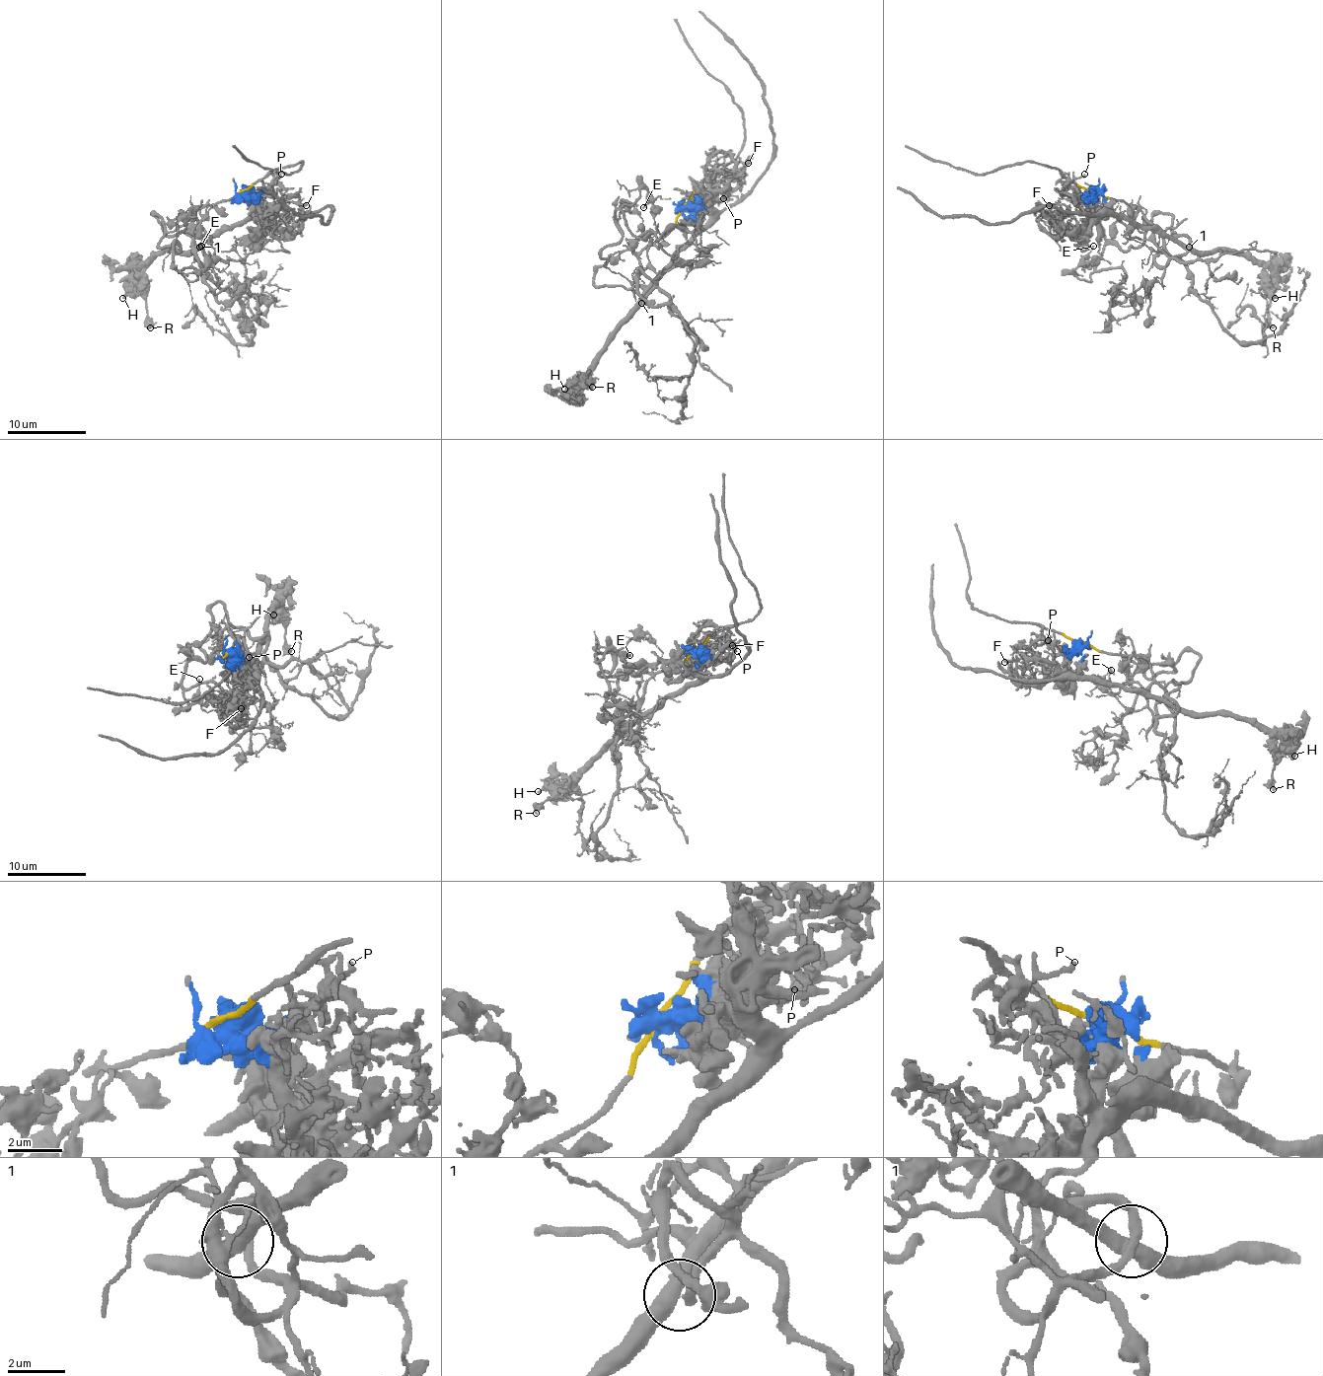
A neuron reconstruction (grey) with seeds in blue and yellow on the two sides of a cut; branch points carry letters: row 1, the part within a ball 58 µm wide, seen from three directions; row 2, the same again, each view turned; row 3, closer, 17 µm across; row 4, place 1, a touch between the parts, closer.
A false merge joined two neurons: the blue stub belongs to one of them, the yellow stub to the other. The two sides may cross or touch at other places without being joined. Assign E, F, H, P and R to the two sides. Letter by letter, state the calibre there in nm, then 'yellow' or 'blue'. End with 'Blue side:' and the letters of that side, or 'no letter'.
E: 100 nm thick; yellow
F: 200 nm thick; blue
H: 280 nm thick; blue
P: 170 nm thick; blue
R: 360 nm thick; blue
Blue side: F, H, P, R

